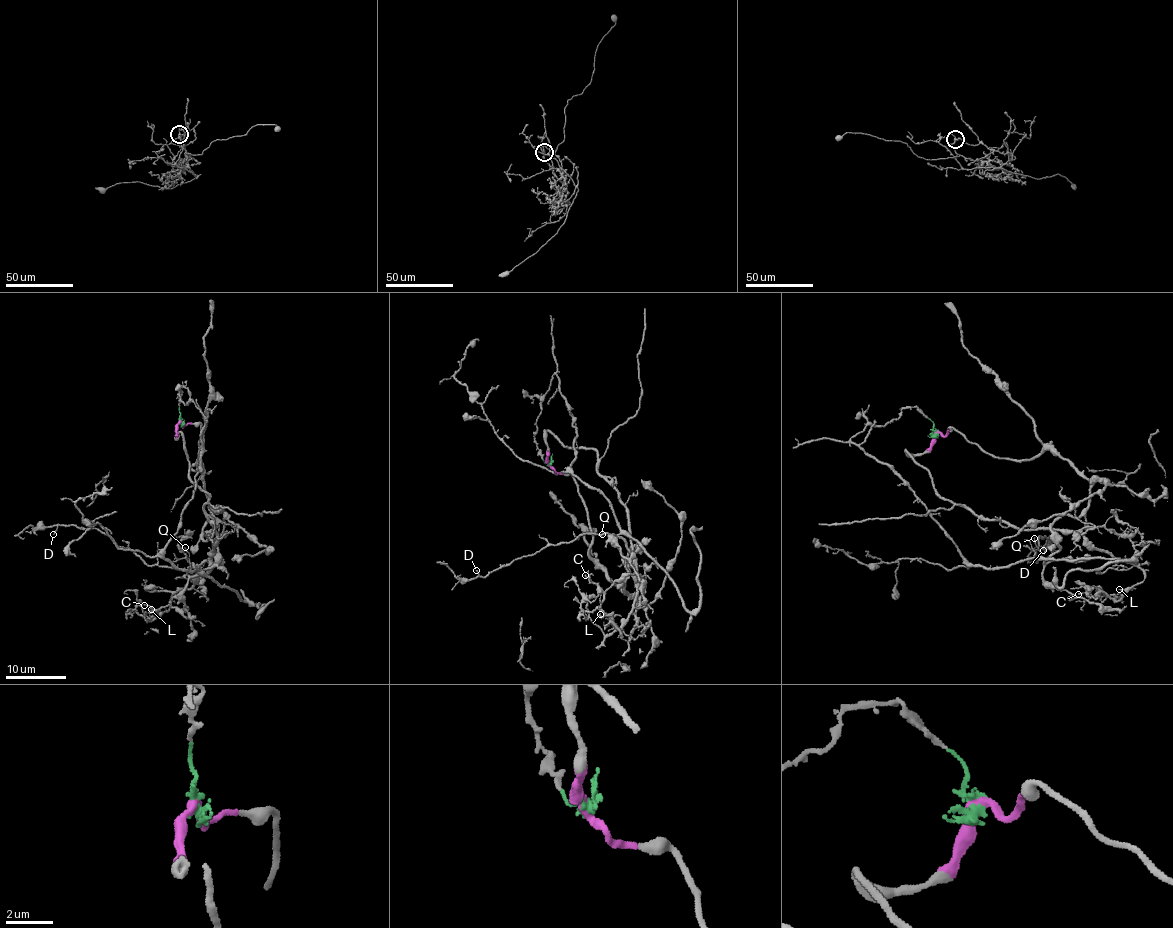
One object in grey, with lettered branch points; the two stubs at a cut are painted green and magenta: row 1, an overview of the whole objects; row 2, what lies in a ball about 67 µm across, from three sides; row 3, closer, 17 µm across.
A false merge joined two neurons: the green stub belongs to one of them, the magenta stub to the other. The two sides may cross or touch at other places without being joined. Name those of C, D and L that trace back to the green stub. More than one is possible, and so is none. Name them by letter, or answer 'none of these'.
D

